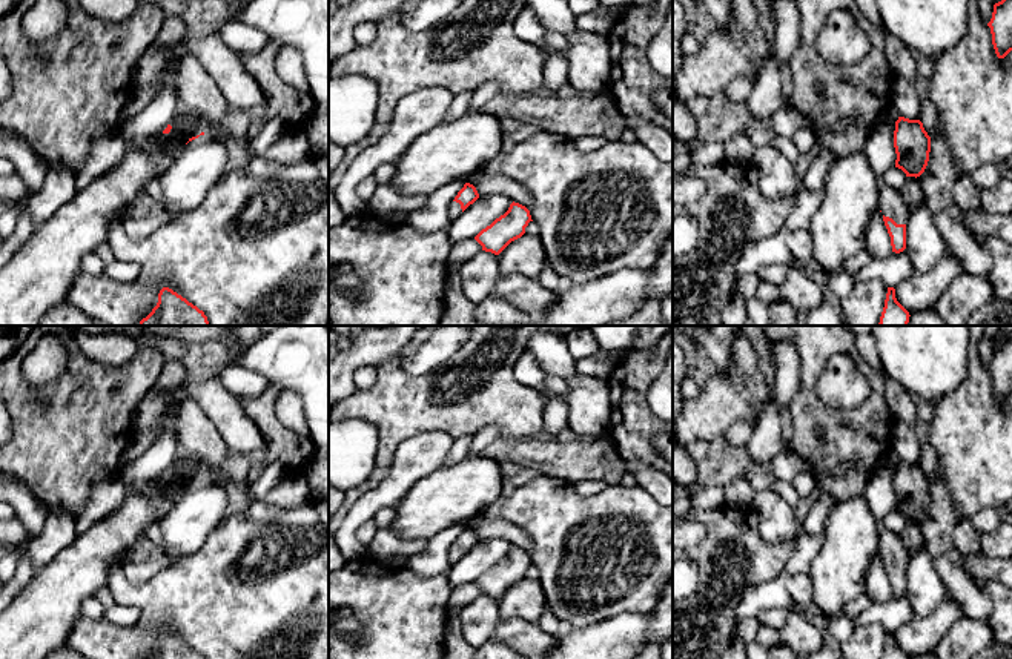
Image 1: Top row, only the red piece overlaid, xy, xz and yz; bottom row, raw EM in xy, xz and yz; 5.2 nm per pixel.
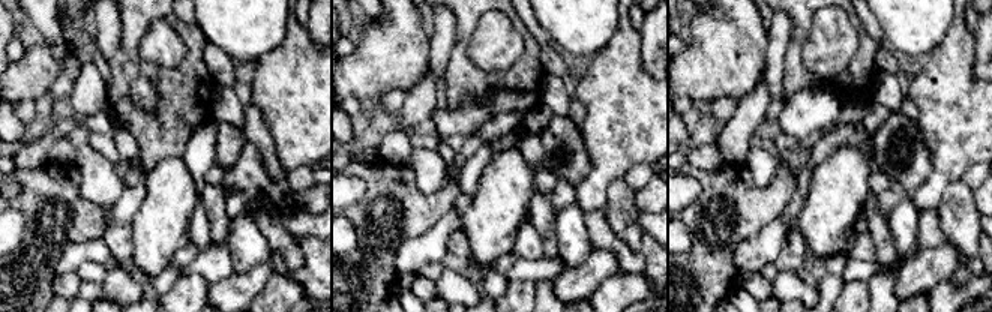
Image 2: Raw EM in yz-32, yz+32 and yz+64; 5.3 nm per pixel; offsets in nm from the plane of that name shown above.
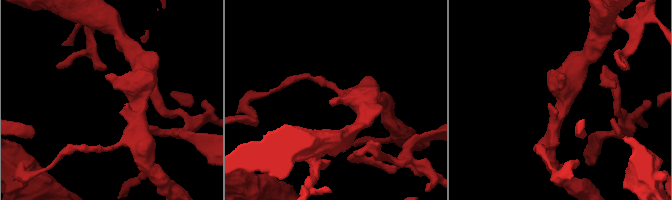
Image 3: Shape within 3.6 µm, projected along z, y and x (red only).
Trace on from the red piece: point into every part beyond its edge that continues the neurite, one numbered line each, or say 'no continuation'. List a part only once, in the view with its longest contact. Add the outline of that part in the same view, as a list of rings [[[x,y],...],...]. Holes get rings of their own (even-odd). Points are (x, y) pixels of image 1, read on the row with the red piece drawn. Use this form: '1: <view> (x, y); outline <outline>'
1: yz (891, 203); outline [[[881,187],[878,210],[885,217],[892,218],[897,224],[908,223],[909,207],[905,204],[900,190],[897,189]]]

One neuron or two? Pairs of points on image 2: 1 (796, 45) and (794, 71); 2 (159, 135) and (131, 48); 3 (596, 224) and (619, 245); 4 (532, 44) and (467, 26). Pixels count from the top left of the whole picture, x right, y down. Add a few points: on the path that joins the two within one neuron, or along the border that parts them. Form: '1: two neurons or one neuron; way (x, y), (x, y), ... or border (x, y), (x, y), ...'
1: one neuron; way (794, 51), (794, 65)
2: one neuron; way (137, 119), (122, 104), (123, 71)
3: one neuron; way (601, 230), (613, 242)
4: one neuron; way (515, 74), (509, 80), (477, 80), (461, 56)

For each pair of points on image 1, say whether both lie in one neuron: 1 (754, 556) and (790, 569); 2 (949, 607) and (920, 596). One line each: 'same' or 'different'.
1: different
2: different

